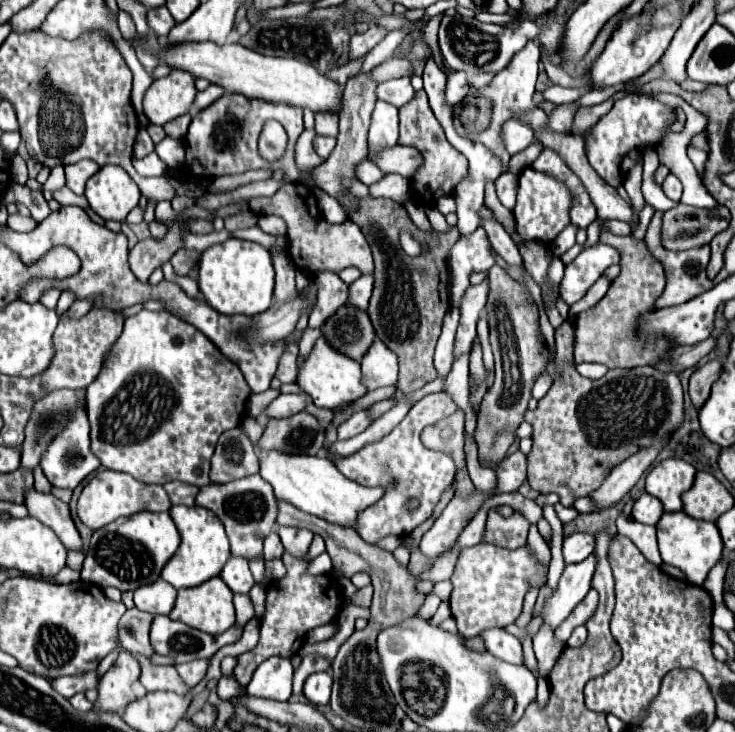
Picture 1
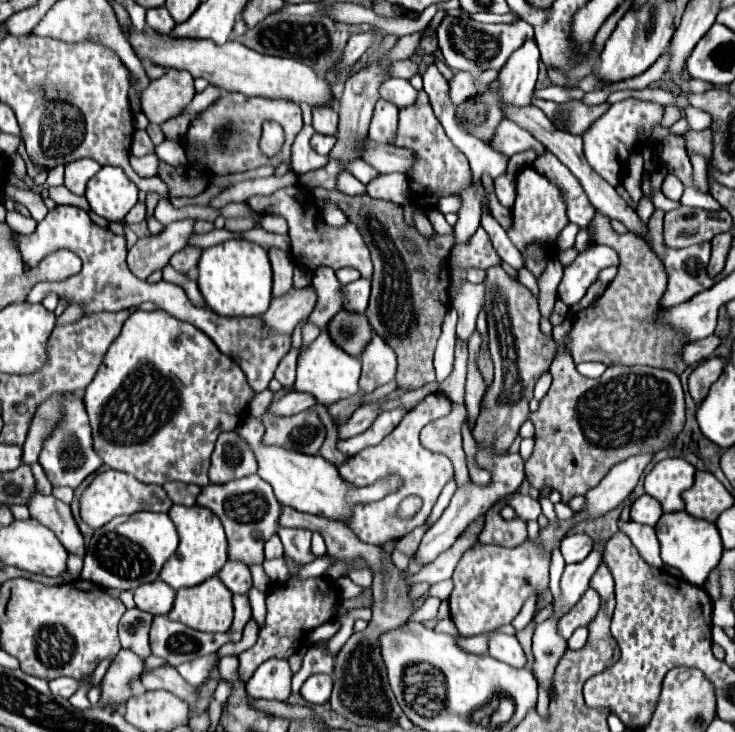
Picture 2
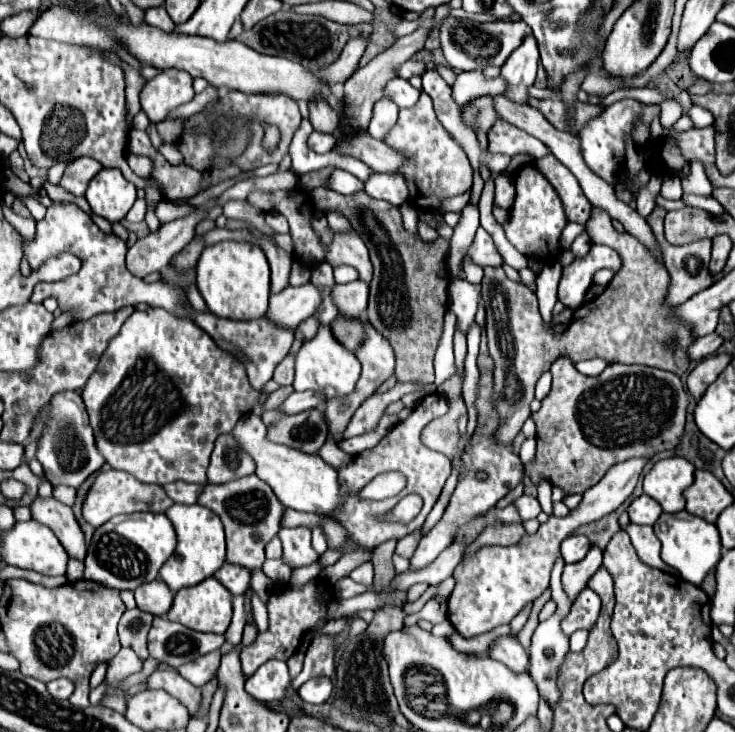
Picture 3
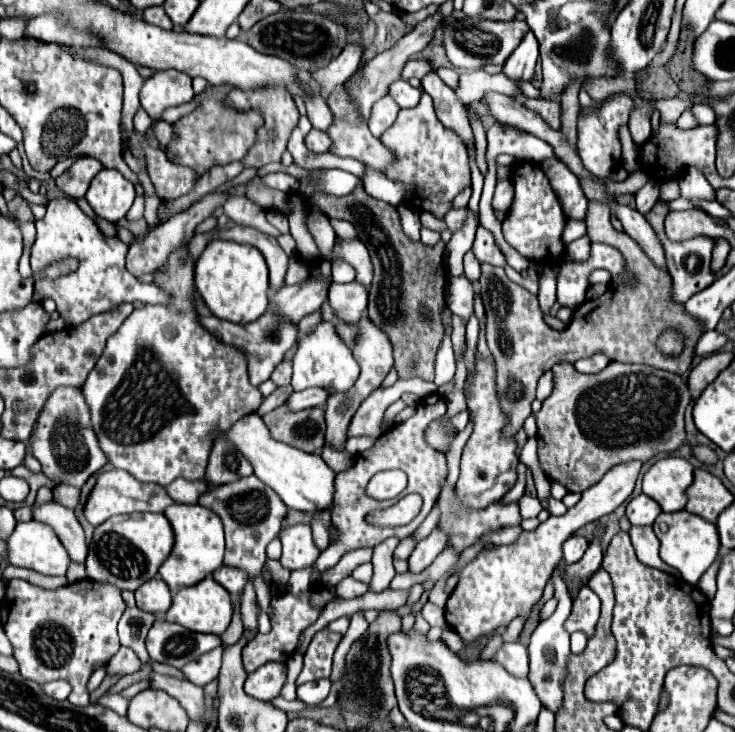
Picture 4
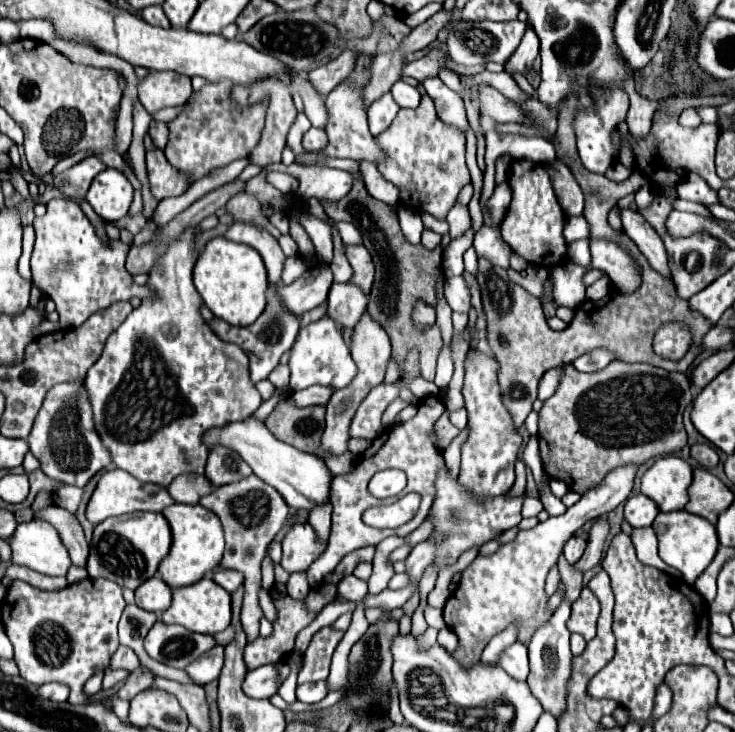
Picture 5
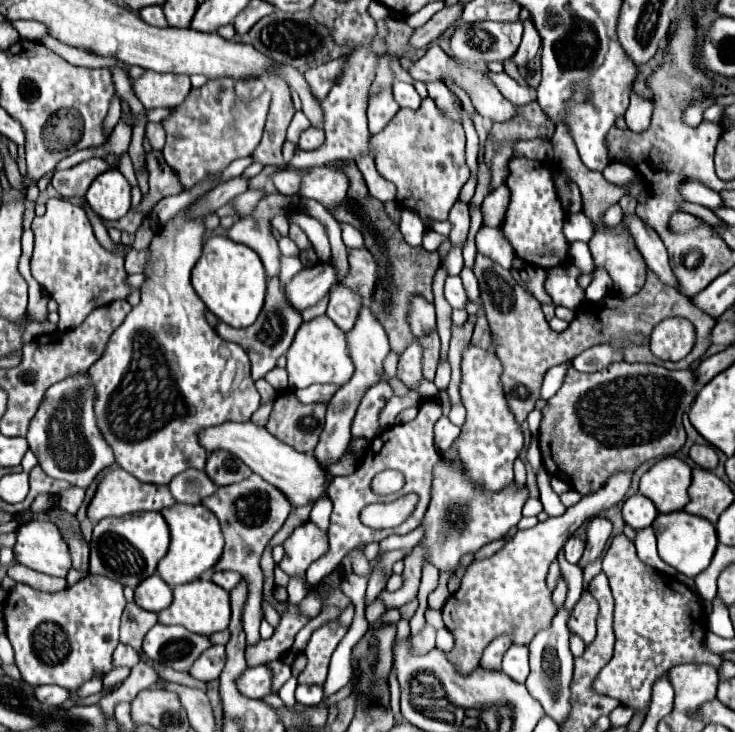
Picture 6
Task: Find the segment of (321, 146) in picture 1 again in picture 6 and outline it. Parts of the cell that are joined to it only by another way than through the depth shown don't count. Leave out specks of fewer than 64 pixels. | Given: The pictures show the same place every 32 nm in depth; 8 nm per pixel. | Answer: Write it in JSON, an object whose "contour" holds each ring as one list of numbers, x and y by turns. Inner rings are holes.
{"contour":[[310,126,306,132,300,136,300,148,302,150,316,150,318,146,324,144,324,130]]}

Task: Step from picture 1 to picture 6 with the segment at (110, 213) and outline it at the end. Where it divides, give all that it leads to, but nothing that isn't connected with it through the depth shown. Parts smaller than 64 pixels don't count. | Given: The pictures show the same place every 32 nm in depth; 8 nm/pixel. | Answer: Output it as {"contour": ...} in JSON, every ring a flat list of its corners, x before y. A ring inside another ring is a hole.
{"contour":[[110,168,98,178,94,178,92,186,86,192,86,200,92,210,104,220,118,220,130,210,132,186,120,174,120,170]]}

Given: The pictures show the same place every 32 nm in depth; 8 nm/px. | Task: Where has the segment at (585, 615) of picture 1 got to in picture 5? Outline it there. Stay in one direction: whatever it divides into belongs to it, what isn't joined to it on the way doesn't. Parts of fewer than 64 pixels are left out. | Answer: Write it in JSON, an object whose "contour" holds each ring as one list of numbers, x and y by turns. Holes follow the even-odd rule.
{"contour":[[584,590,584,598,578,598,572,604,570,620,566,622,570,632,582,634,586,640,592,640,596,634,596,620,600,614,598,598,592,598,590,590]]}

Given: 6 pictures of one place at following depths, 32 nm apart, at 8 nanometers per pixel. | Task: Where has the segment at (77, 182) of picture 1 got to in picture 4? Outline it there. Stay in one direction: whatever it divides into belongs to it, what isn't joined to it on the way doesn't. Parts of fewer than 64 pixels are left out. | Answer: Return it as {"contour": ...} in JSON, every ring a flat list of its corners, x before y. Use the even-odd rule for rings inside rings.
{"contour":[[78,158,58,180,56,180,56,186,72,196,72,198,82,198,90,186,90,180,102,170,104,166,96,160,96,158]]}

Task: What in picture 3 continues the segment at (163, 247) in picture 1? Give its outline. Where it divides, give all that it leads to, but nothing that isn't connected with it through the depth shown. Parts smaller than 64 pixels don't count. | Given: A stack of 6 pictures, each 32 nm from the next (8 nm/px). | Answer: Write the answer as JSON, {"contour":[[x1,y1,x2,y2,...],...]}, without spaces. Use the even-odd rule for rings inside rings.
{"contour":[[190,214,164,224,154,234,138,238,138,242,128,250,126,256,128,270,138,278,164,270,170,264,170,258,194,238,194,226,200,220,200,214]]}

